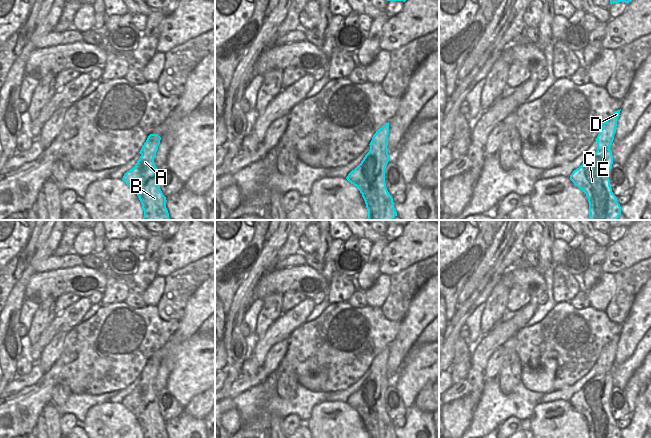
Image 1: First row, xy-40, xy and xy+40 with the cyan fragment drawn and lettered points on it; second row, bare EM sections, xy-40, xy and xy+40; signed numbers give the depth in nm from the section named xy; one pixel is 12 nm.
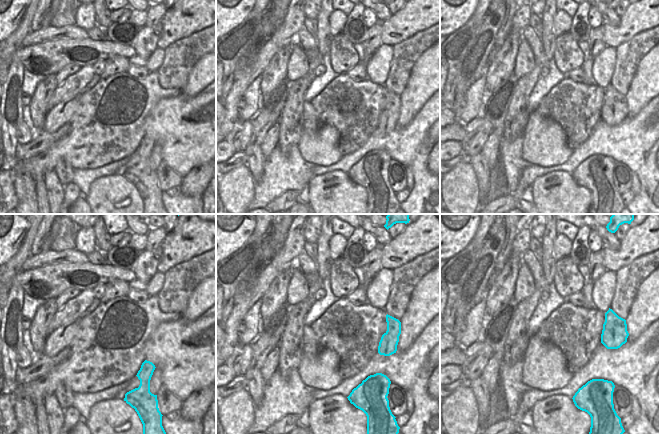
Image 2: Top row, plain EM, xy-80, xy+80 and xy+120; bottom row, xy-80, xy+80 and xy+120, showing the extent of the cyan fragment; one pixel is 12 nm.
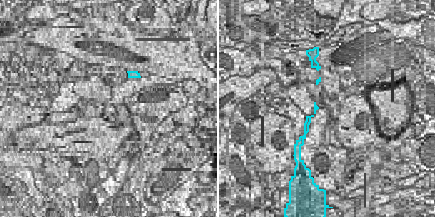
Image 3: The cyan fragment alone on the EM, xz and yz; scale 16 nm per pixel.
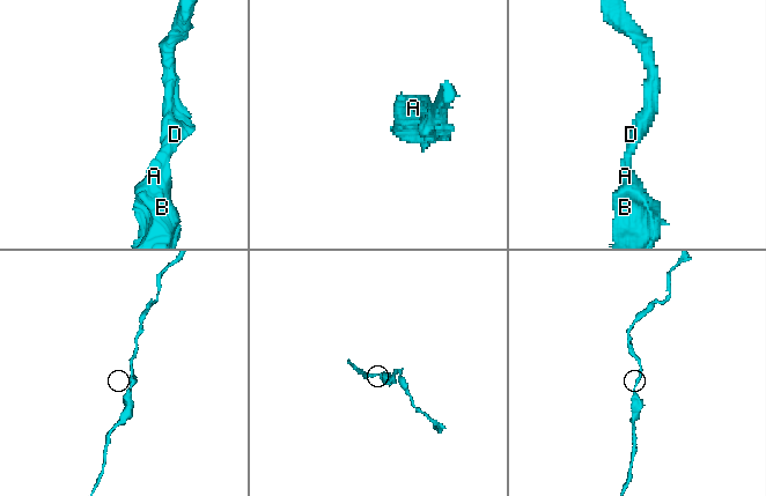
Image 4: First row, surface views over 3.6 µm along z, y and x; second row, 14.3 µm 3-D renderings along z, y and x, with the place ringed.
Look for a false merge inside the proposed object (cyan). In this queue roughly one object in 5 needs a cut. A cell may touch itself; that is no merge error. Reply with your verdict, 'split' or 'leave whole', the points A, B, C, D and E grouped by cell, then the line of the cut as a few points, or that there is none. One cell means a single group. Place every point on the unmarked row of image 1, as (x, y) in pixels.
leave whole; groups A B C D E; cut none

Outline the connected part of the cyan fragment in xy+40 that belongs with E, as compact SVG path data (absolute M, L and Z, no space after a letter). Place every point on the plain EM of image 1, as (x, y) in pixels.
M620 334L614 335L601 350L595 363L597 375L573 395L570 404L581 413L589 426L589 438L621 438L621 430L610 410L609 398L613 388L610 374L616 357Z

